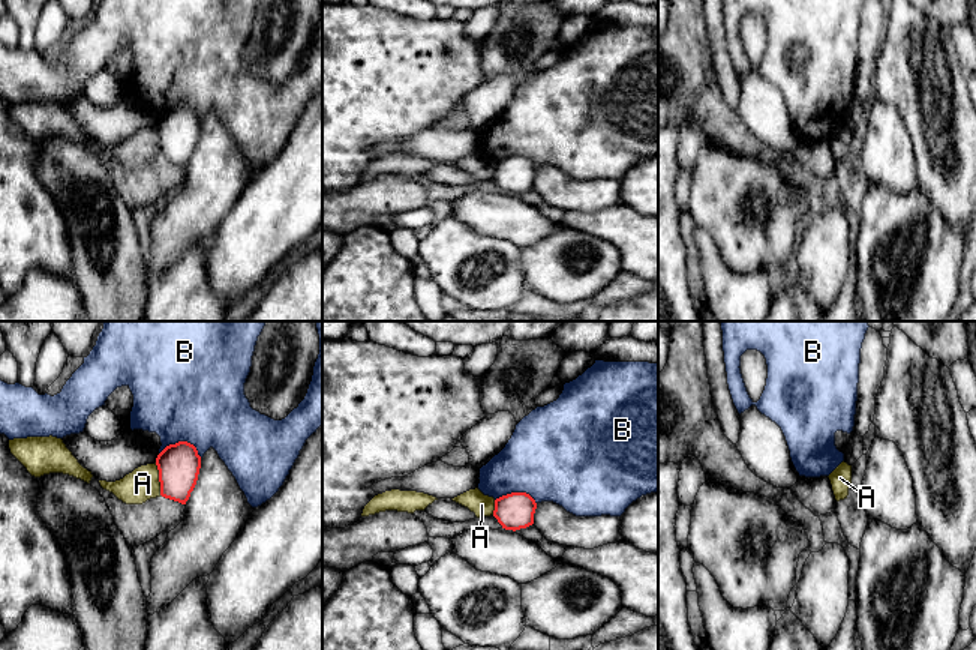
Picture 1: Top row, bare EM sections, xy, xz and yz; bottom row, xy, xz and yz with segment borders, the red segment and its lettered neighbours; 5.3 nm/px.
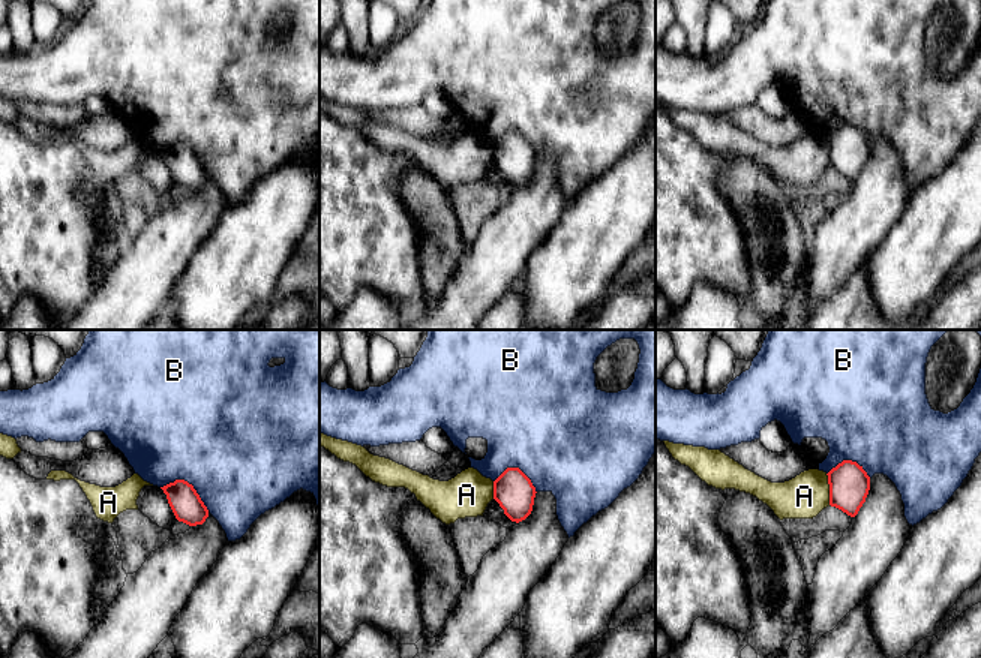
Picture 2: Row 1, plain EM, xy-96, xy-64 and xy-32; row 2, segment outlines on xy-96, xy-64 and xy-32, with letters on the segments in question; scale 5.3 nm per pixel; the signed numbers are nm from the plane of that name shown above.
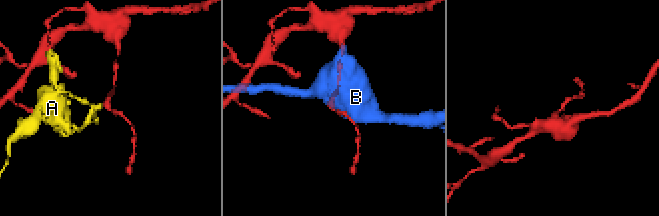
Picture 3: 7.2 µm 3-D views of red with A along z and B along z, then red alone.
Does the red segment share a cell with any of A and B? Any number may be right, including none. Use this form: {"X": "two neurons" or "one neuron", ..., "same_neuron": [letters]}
{"A": "two neurons", "B": "two neurons", "same_neuron": []}

